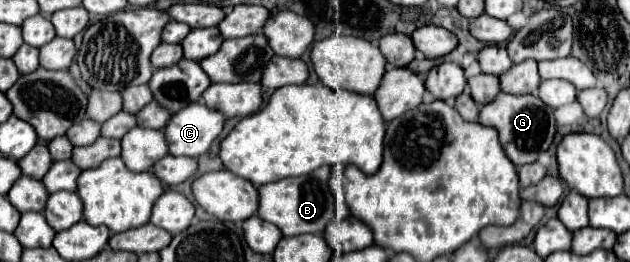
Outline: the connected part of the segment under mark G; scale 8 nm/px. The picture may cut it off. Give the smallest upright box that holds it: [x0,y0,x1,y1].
[480,93,556,167]

